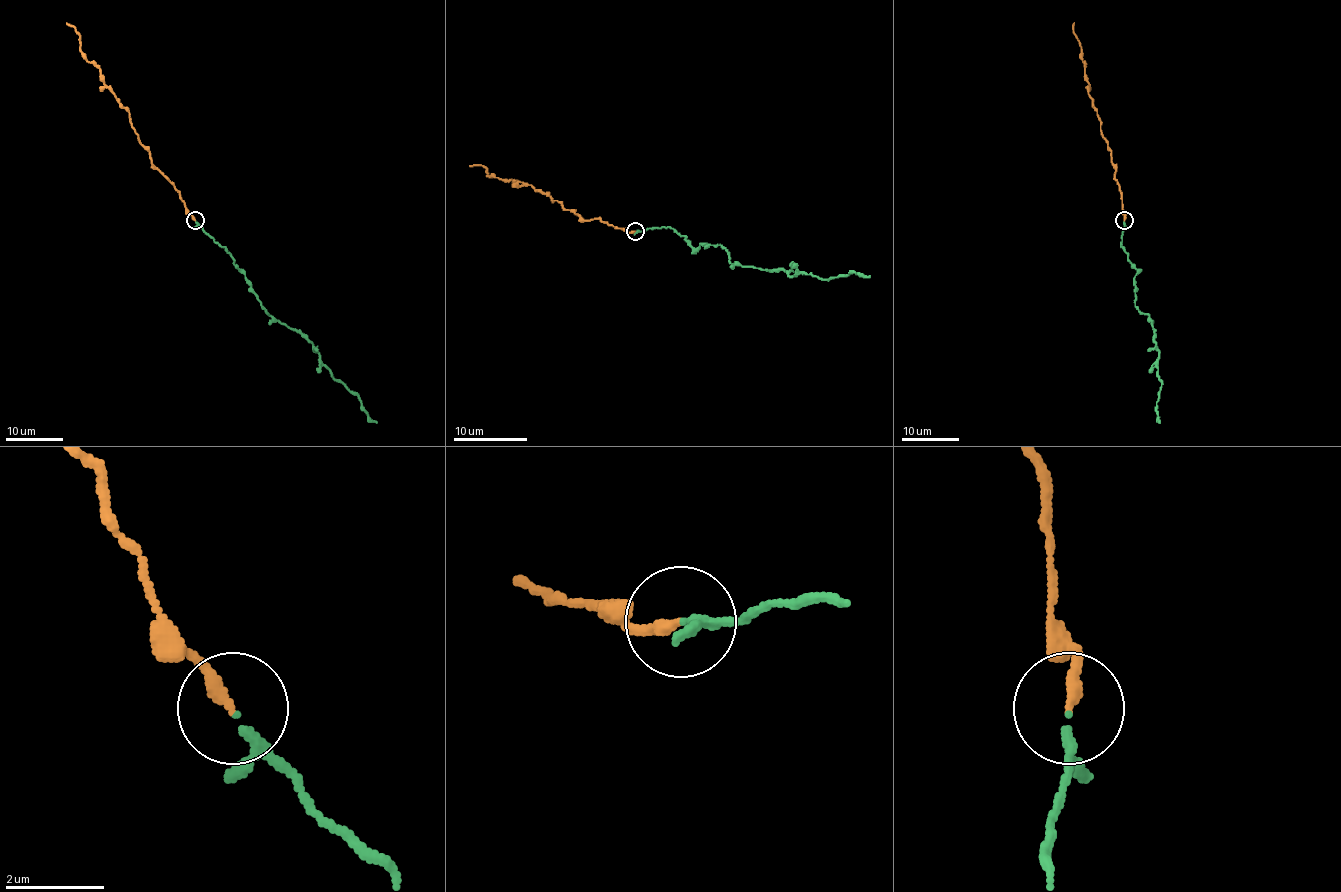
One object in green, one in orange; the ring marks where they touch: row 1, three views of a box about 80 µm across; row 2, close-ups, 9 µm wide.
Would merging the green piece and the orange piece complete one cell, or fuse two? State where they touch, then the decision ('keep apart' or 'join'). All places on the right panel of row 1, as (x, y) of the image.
place (1124, 220); join

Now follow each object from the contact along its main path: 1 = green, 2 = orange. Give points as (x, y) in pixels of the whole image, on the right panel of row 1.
1: (1124, 220), (1121, 247), (1137, 270), (1134, 305), (1147, 313), (1154, 329), (1160, 422)
2: (1124, 220), (1121, 191), (1114, 178), (1116, 168), (1088, 94), (1081, 49), (1073, 29), (1074, 22)

